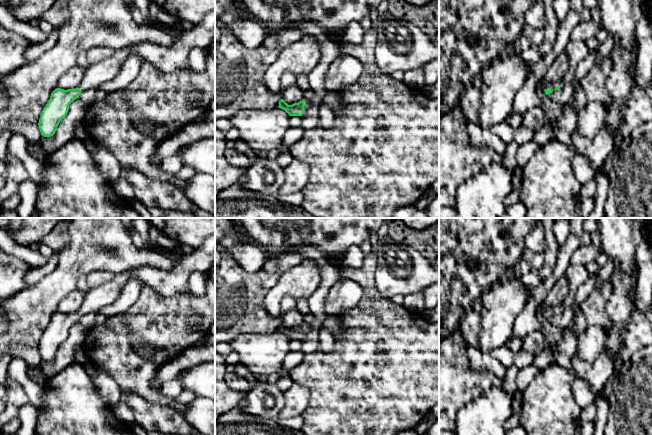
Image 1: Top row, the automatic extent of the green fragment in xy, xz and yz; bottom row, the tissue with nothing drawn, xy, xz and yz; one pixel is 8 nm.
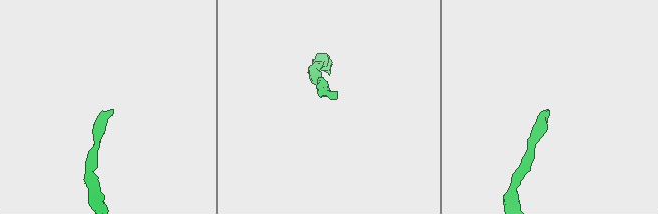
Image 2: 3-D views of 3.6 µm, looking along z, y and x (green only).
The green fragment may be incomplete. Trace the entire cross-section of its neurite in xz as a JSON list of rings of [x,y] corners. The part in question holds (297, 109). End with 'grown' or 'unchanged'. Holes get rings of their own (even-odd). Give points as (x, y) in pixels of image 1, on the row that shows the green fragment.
[[[283,99],[279,101],[279,108],[285,110],[290,116],[302,116],[304,111],[311,106],[309,100],[288,105]]] | grown

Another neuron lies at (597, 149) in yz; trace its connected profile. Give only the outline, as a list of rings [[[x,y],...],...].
[[[606,127],[601,128],[593,138],[581,136],[576,130],[571,135],[578,153],[586,156],[594,172],[600,171],[614,150],[614,137]]]

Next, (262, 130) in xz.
[[[281,108],[267,111],[238,110],[229,118],[239,130],[239,138],[255,151],[279,148],[286,131],[290,128],[290,115]]]

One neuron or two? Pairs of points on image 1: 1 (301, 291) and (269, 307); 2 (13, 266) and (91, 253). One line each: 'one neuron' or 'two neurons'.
1: one neuron
2: two neurons

